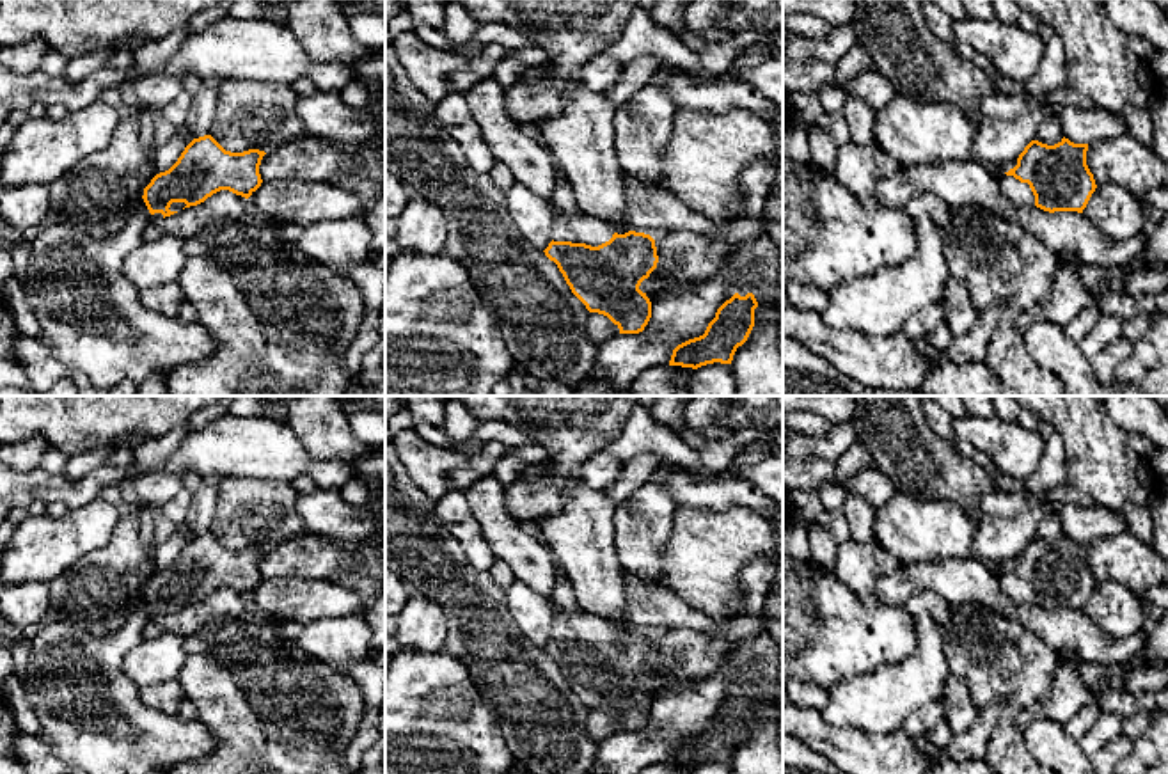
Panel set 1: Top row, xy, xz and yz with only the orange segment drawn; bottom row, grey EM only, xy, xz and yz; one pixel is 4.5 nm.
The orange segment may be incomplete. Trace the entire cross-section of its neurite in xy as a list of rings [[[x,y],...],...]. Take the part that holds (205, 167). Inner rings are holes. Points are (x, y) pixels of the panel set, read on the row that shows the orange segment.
[[[211,135],[193,138],[178,162],[144,188],[149,218],[160,222],[220,190],[249,199],[263,183],[259,165],[264,154],[259,149],[225,151]]]

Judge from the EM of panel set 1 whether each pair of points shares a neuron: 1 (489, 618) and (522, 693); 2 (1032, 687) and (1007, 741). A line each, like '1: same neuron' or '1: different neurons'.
1: same neuron
2: same neuron

